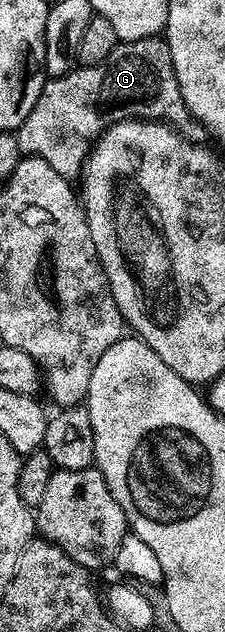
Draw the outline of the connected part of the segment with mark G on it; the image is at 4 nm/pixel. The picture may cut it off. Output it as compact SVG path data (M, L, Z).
M159 36L120 42L101 64L79 66L59 78L47 78L41 88L41 96L37 96L37 104L33 104L33 112L29 112L29 116L25 116L25 120L19 125L19 148L24 155L45 160L45 164L49 164L49 168L53 168L53 172L57 172L62 178L75 180L80 177L93 143L110 126L136 120L162 122L189 142L203 144L209 138L205 127L191 117L177 84L177 72L173 68L171 53L166 41Z

